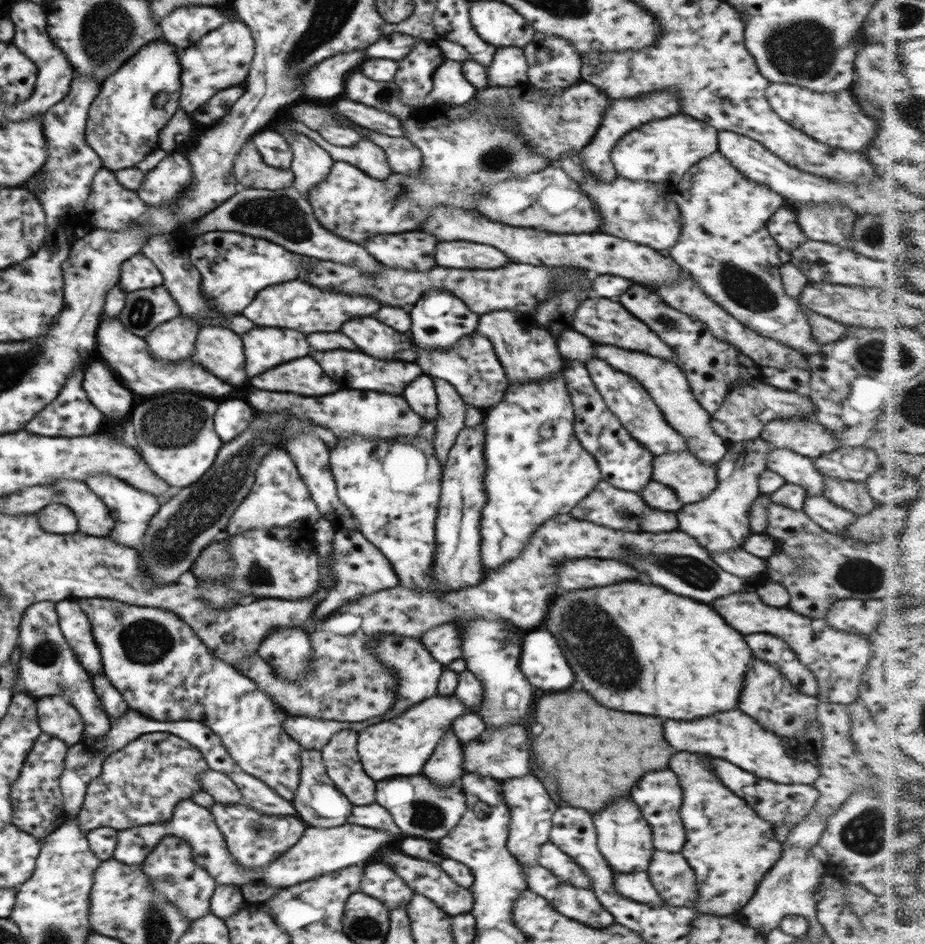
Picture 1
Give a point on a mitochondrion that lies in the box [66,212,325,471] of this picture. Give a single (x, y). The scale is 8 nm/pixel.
(168, 434)

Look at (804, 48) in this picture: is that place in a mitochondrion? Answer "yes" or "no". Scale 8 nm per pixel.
yes

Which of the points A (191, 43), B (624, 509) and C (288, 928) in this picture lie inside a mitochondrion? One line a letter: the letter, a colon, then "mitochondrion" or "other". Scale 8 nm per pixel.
A: other
B: mitochondrion
C: other

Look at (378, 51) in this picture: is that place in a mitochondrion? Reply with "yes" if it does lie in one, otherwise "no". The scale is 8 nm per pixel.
no

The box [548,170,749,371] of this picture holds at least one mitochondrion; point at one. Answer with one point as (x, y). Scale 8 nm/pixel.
(671, 325)

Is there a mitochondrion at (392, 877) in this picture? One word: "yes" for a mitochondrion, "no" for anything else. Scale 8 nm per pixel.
no

